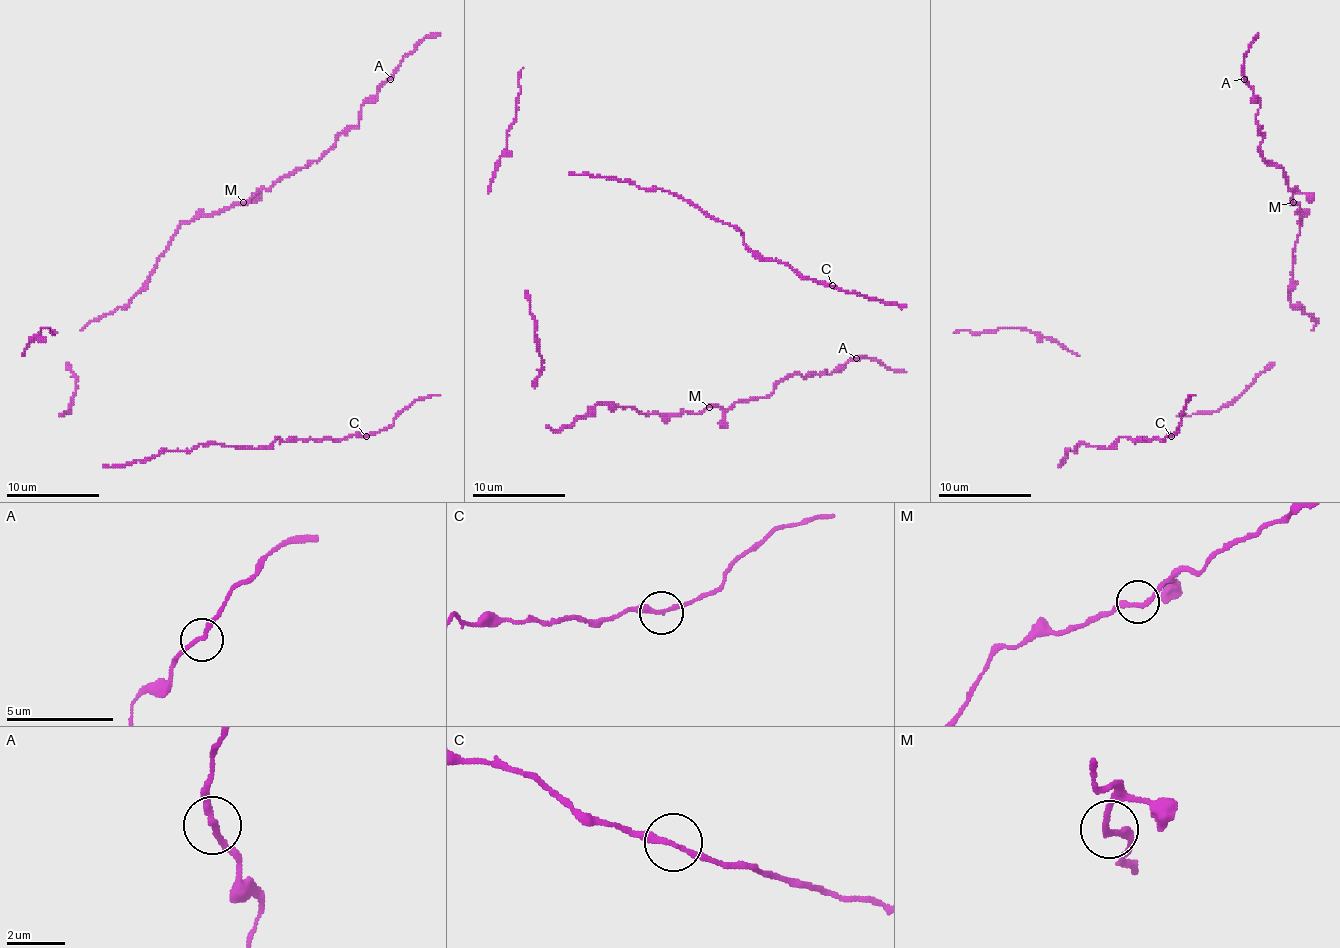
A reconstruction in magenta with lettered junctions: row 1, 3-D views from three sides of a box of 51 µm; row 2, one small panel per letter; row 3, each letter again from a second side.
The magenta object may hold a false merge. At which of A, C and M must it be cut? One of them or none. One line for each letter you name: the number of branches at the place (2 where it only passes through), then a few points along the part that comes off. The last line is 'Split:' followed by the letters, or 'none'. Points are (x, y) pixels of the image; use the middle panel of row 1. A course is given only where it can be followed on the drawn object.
Split: none

